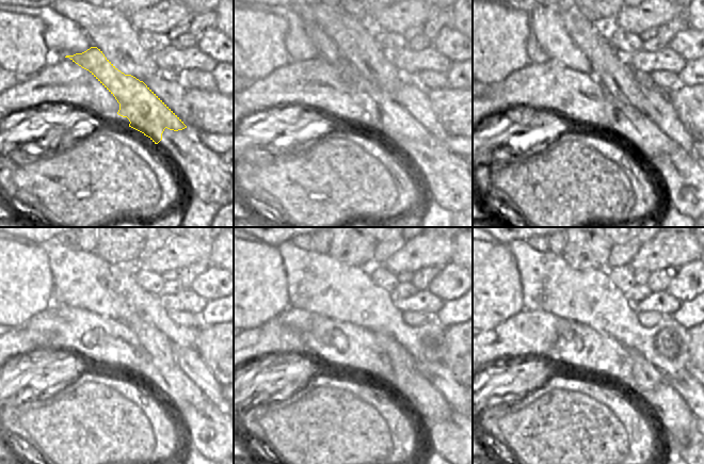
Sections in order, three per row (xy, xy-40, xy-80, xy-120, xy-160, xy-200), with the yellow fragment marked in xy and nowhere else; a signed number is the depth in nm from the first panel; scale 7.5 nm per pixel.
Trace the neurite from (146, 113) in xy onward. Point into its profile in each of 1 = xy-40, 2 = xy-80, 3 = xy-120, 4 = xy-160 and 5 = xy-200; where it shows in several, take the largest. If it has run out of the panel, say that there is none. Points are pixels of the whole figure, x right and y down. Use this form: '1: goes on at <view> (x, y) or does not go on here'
1: goes on at xy-40 (387, 117)
2: goes on at xy-80 (633, 126)
3: goes on at xy-120 (171, 382)
4: goes on at xy-160 (427, 402)
5: goes on at xy-200 (677, 422)

